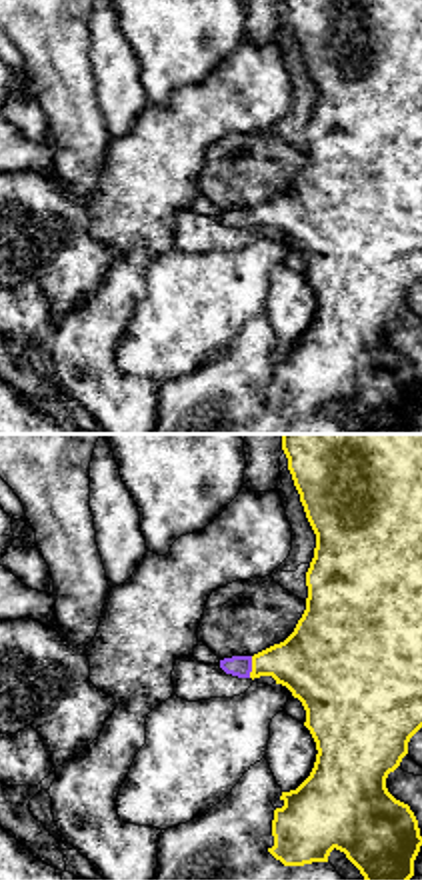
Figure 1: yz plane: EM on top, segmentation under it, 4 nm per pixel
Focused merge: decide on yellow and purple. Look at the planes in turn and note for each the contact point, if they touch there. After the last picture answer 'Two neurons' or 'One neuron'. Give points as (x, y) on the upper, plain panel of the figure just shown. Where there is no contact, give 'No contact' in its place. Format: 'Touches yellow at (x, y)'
Touches yellow at (252, 218)

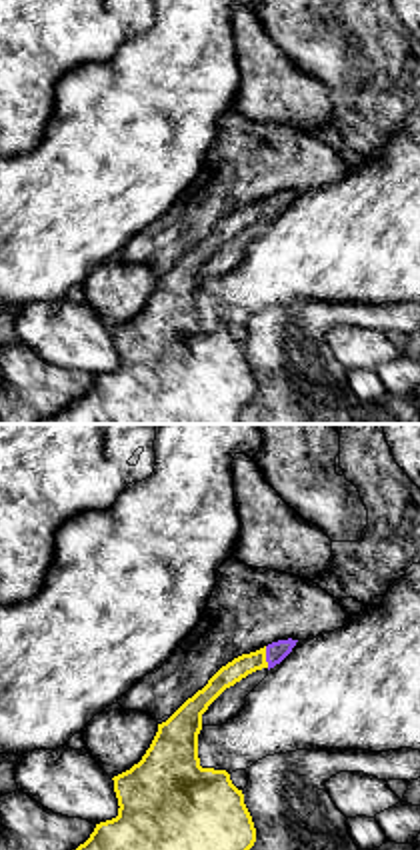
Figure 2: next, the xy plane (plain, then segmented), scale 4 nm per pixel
Touches yellow at (264, 208)

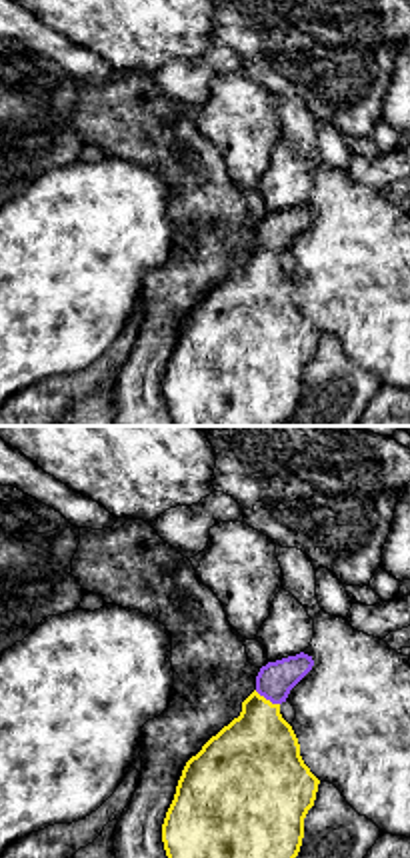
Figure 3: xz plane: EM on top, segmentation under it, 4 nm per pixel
Touches yellow at (264, 250)

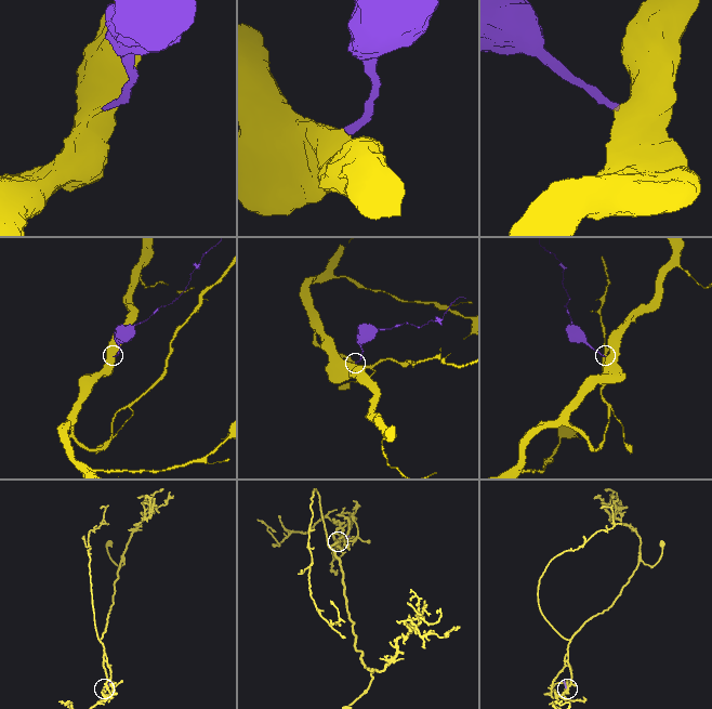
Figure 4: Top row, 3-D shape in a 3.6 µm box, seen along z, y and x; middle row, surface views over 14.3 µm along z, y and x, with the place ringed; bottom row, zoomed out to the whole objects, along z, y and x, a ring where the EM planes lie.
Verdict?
One neuron

